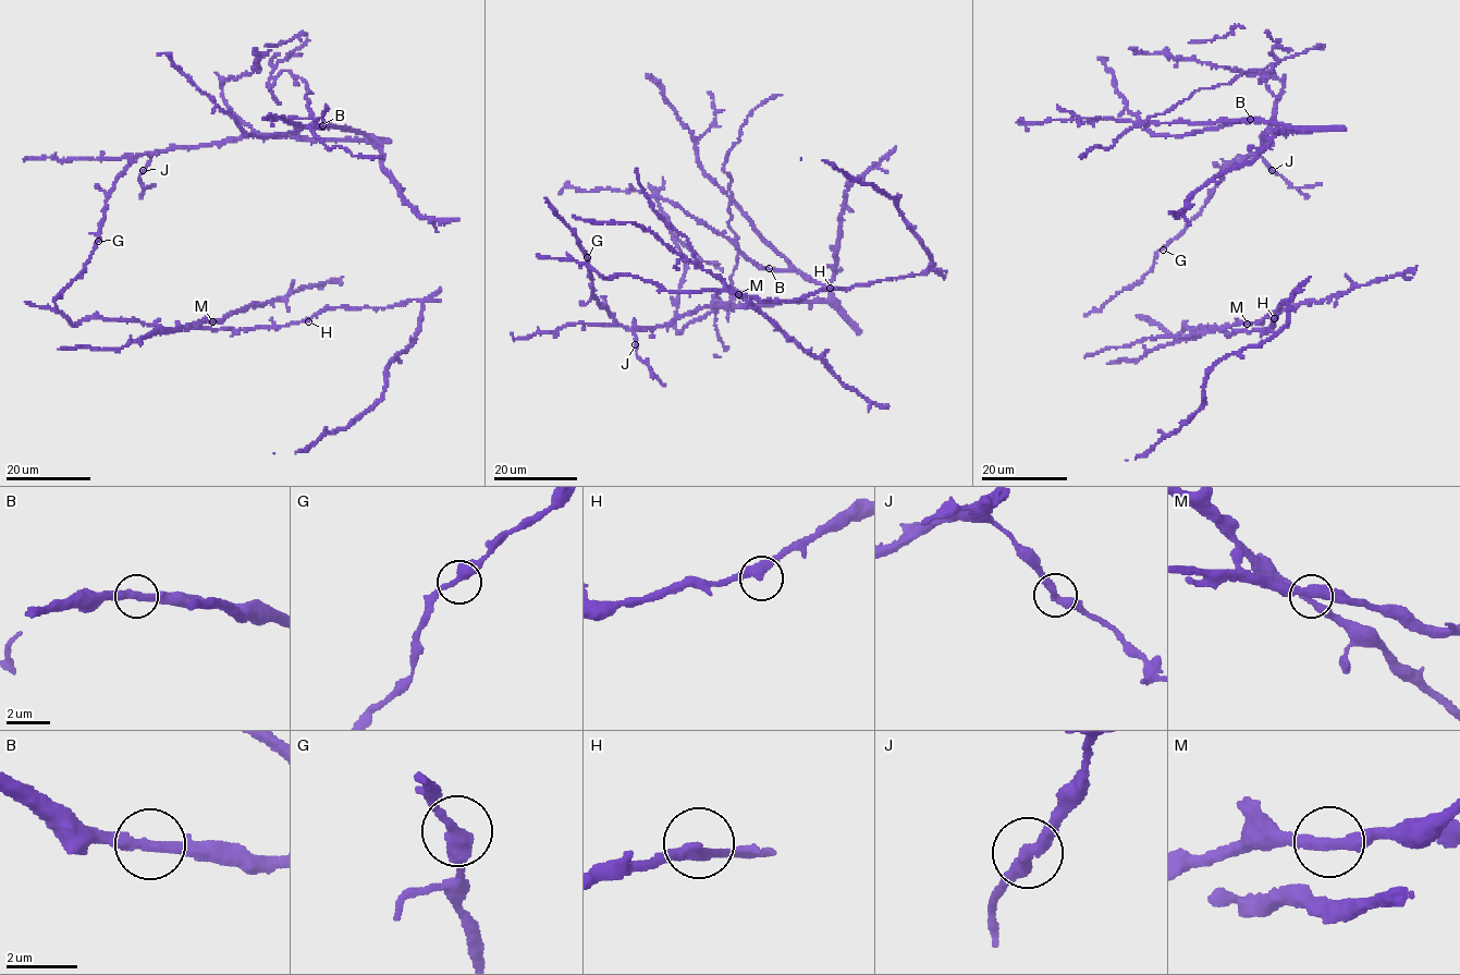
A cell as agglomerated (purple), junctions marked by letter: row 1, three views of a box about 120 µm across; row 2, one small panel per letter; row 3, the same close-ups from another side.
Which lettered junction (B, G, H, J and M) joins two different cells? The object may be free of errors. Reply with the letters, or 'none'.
none

